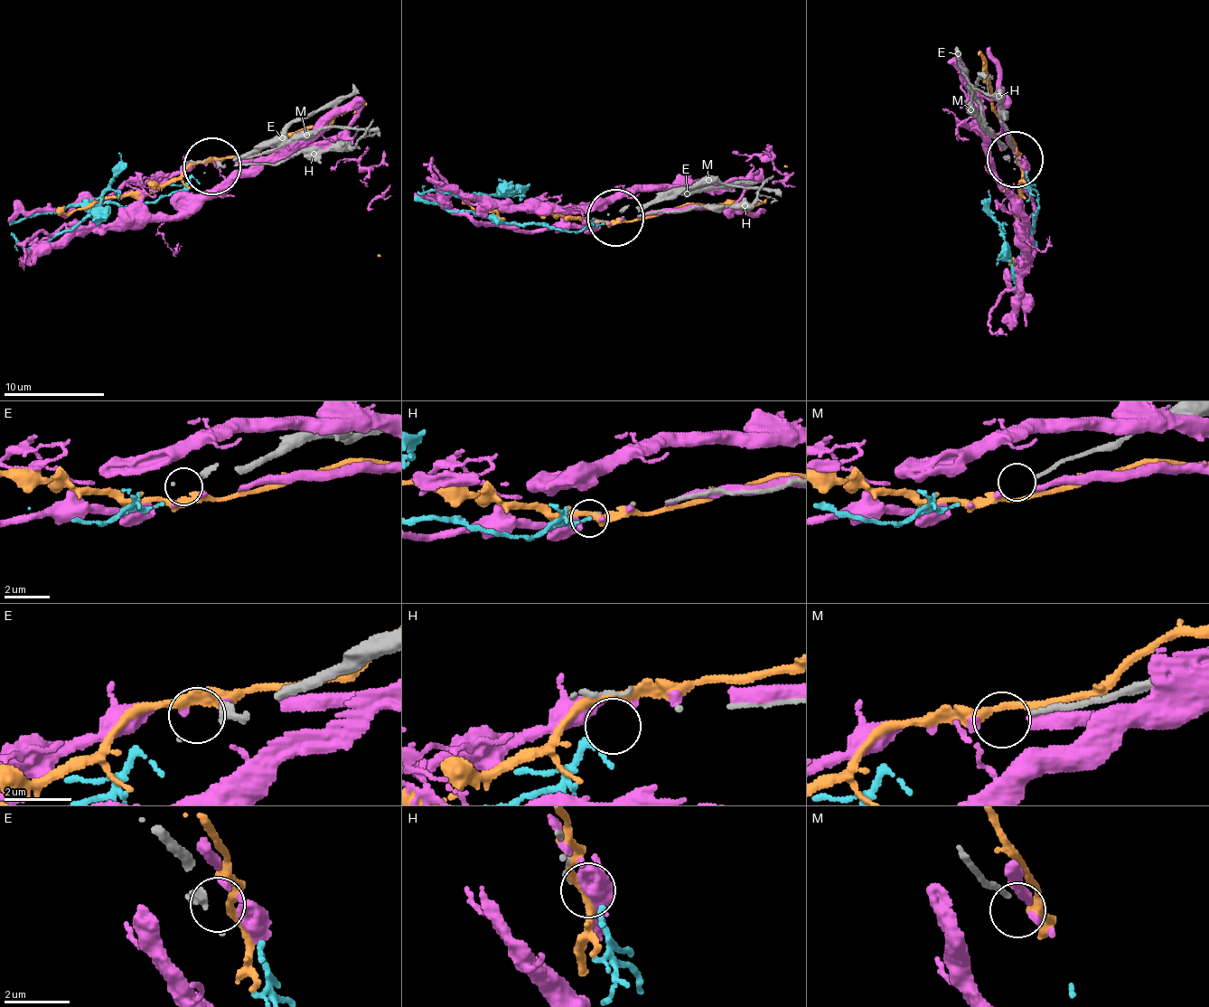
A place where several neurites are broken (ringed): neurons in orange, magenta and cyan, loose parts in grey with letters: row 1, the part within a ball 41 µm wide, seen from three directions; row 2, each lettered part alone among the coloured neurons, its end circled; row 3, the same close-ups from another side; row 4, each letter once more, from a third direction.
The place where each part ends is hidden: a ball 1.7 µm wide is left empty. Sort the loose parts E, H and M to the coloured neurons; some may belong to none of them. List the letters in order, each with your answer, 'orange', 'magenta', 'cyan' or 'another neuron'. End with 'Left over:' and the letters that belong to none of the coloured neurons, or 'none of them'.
E: another neuron
H: cyan
M: another neuron
Left over: E, M

